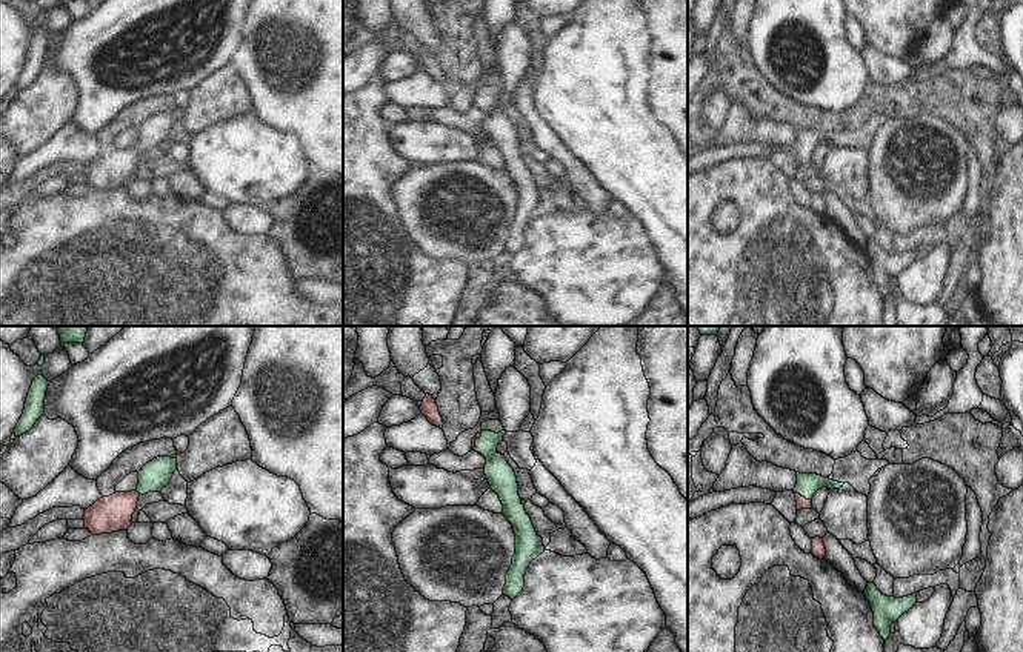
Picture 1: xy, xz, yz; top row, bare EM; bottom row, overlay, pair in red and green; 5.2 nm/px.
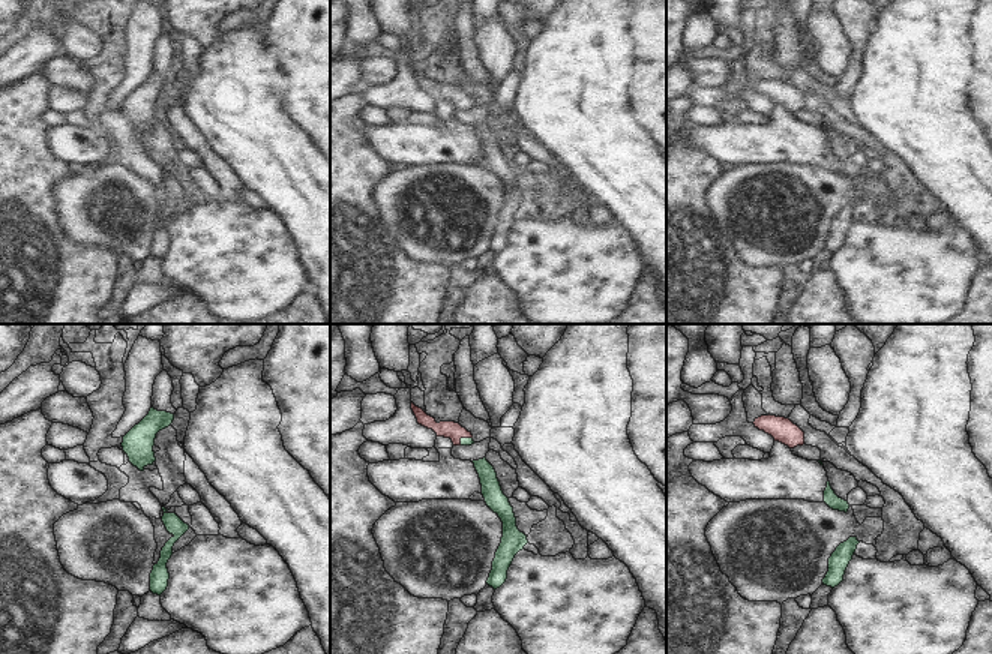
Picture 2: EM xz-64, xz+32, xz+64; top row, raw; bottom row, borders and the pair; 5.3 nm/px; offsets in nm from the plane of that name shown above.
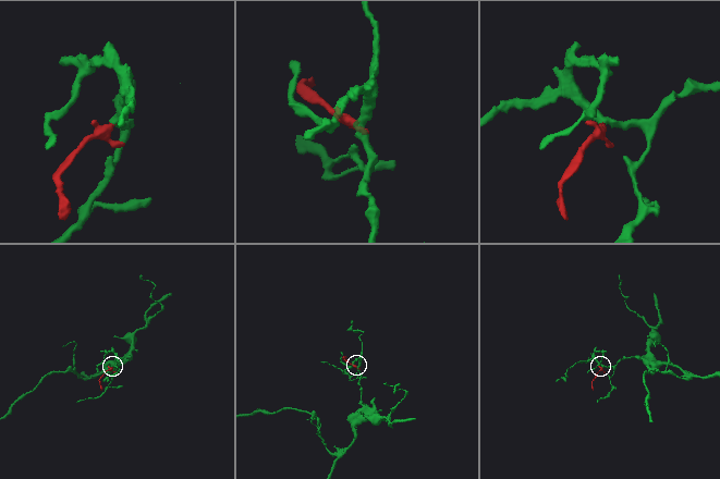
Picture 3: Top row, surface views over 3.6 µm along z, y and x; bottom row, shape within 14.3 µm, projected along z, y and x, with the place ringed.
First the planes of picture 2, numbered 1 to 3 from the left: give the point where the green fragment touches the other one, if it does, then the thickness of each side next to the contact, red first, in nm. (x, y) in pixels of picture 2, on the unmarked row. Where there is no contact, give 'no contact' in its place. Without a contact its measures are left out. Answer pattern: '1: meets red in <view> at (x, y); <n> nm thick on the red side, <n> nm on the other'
1: no contact
2: meets red in xz+32 at (464, 101); 100 nm thick on the red side, 50 nm on the other
3: no contact

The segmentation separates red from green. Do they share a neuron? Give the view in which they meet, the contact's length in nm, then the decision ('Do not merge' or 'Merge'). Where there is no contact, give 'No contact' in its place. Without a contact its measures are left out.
Touches red in yz. Shared border 100 nm. Merge.

